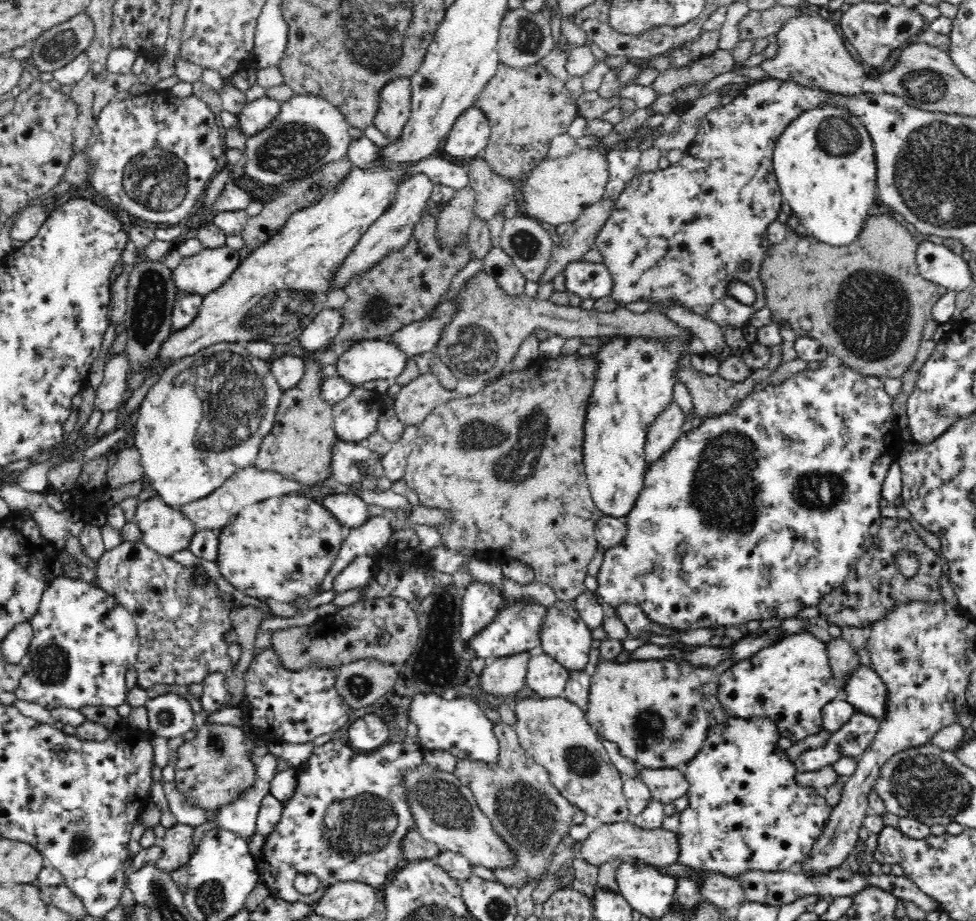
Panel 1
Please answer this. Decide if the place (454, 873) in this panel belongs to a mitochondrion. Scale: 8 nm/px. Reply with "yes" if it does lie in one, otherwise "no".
no

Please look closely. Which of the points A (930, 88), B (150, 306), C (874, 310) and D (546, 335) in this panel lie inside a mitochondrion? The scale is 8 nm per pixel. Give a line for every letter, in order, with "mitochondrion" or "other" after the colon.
A: mitochondrion
B: mitochondrion
C: mitochondrion
D: other

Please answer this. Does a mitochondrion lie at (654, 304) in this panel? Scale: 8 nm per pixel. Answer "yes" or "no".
no

